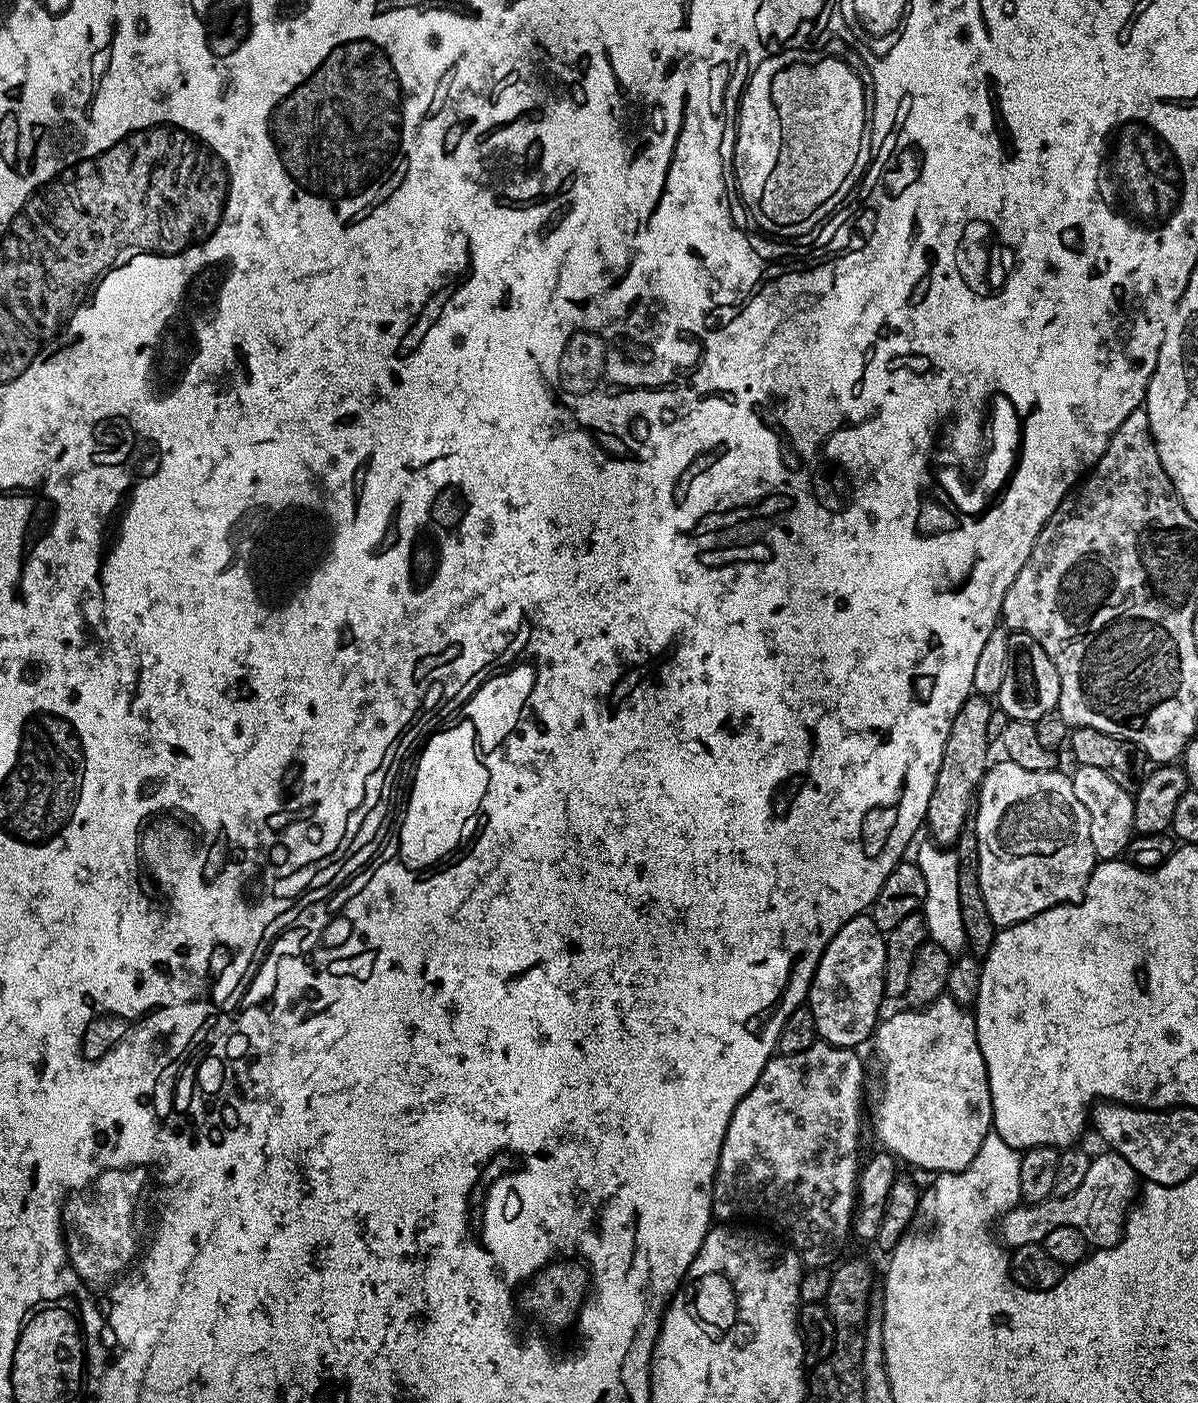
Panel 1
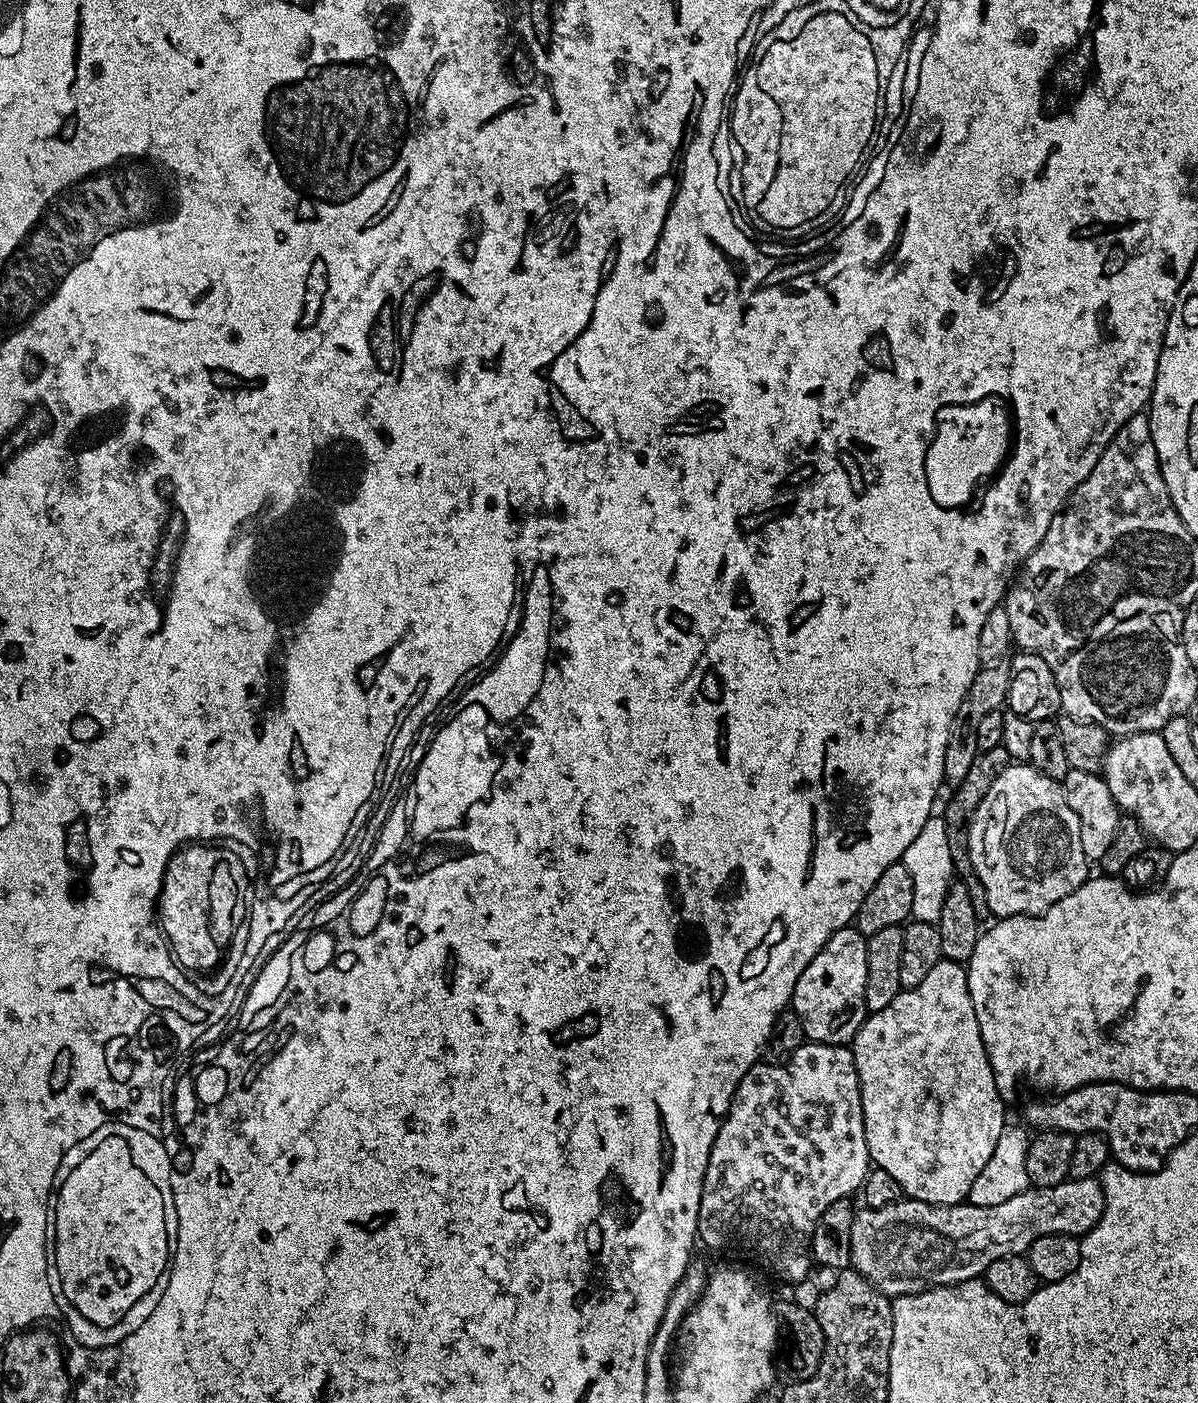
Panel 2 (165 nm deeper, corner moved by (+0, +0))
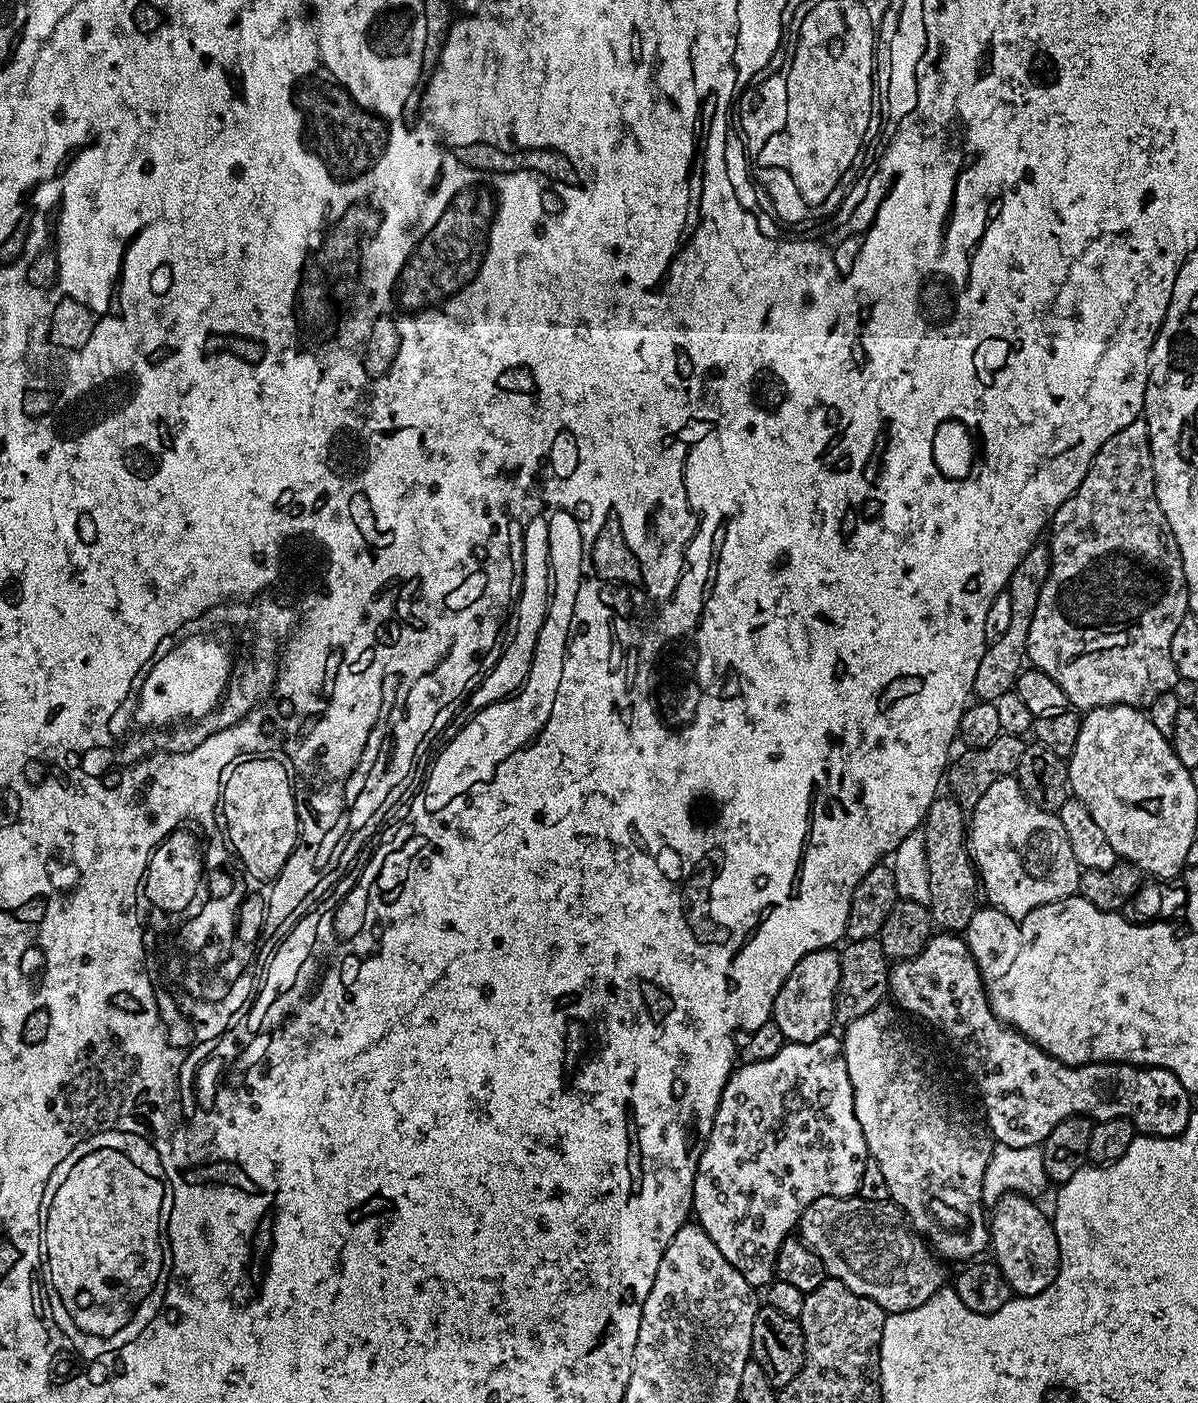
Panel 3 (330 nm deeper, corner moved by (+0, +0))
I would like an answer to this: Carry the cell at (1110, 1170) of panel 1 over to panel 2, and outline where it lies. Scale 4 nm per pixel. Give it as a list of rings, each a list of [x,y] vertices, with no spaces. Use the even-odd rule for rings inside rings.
[[[1095,1176],[1081,1180],[1063,1180],[1058,1186],[1033,1188],[1006,1198],[997,1204],[927,1204],[921,1200],[901,1198],[890,1206],[861,1207],[850,1226],[851,1267],[862,1273],[883,1296],[895,1298],[922,1292],[929,1286],[961,1284],[983,1277],[984,1271],[998,1258],[1027,1253],[1038,1238],[1050,1234],[1083,1237],[1102,1218],[1104,1191]]]

